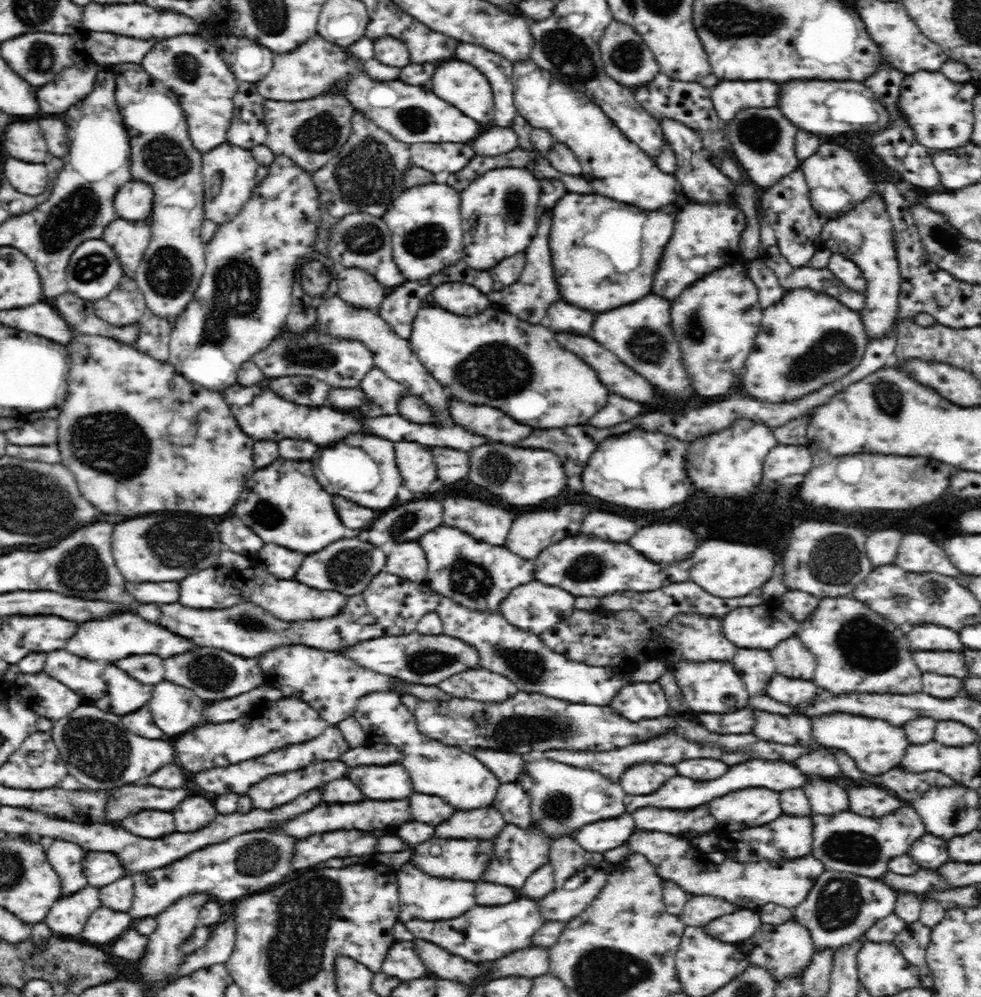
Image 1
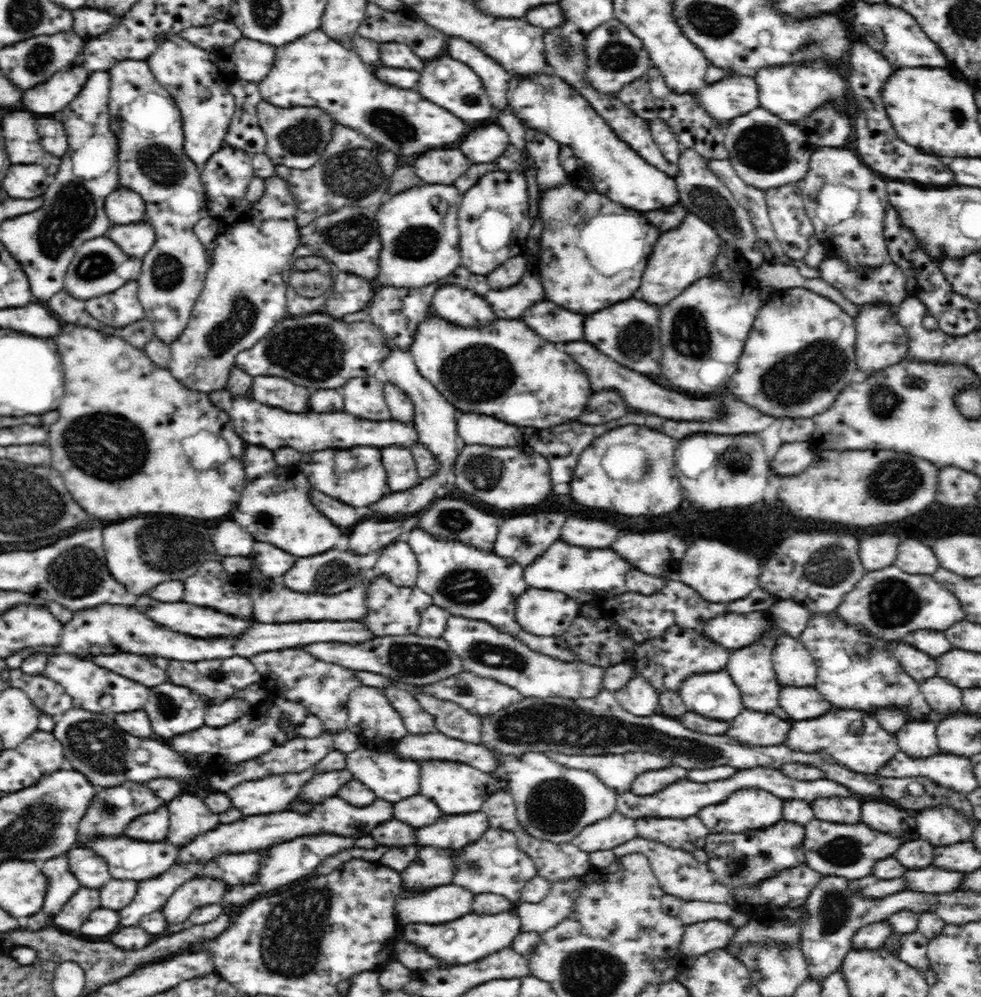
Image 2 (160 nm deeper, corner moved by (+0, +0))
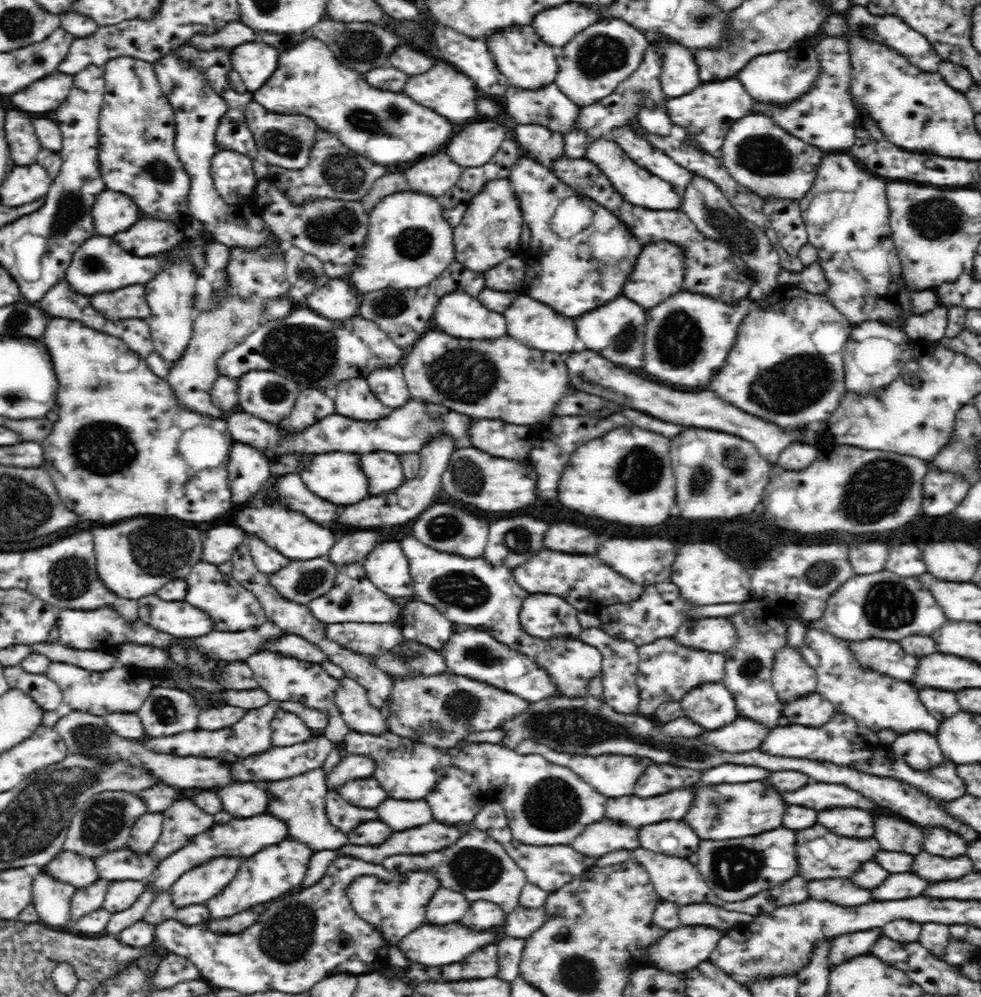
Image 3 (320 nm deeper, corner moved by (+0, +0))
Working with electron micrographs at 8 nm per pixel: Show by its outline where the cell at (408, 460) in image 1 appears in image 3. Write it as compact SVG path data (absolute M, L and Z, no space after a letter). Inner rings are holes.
M365 452L360 454L360 469L368 482L370 494L392 492L404 482L401 459L391 452Z

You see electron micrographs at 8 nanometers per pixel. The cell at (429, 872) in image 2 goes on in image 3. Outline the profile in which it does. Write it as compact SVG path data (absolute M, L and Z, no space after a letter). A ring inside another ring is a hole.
M408 872L408 874L396 874L394 882L378 882L378 878L358 878L358 882L354 882L354 888L352 890L350 888L352 886L349 886L348 889L350 904L352 904L358 917L376 927L382 937L385 938L386 943L398 944L410 930L414 930L414 926L426 924L426 904L430 902L432 894L440 888L440 884L428 872L412 872L412 874Z

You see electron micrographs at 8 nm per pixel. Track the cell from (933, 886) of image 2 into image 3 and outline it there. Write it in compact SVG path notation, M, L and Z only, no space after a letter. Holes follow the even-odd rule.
M912 873L890 874L879 886L870 889L870 895L874 901L902 900L922 895L928 886L928 882Z

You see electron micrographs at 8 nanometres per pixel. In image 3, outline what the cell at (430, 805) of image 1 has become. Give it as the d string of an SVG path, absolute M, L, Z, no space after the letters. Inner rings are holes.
M386 800L382 806L376 808L378 820L388 824L392 830L408 830L422 826L432 820L430 806L422 802L402 802L402 800Z

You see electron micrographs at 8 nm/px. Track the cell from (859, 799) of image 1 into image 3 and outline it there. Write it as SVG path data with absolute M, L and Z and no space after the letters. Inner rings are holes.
M876 816L874 826L876 826L874 836L878 838L878 842L882 842L882 850L894 850L906 854L922 852L924 834L920 832L920 828L888 816Z

